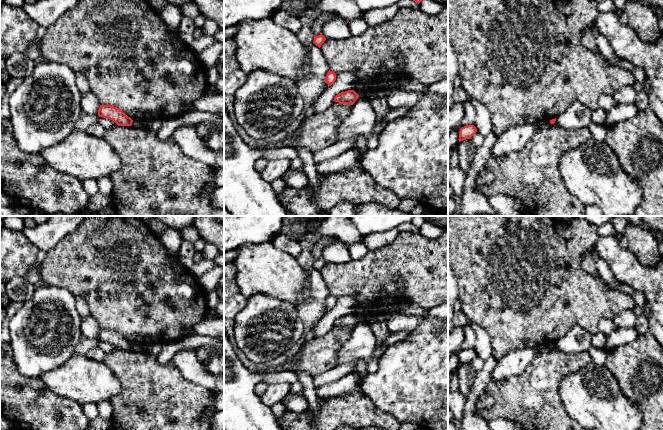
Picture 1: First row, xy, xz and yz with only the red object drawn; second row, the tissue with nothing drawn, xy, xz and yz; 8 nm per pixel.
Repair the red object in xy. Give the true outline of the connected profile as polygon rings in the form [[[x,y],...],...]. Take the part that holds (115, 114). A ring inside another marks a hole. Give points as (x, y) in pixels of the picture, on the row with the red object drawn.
[[[100,105],[98,116],[114,121],[118,126],[131,126],[133,120],[121,109],[111,105]]]

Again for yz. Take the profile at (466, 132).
[[[467,125],[462,127],[459,131],[459,142],[466,139],[470,139],[476,132],[477,129],[474,125]]]

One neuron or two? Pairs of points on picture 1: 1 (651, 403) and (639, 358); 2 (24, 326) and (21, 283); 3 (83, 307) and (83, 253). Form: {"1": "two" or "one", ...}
{"1": "one", "2": "two", "3": "two"}

